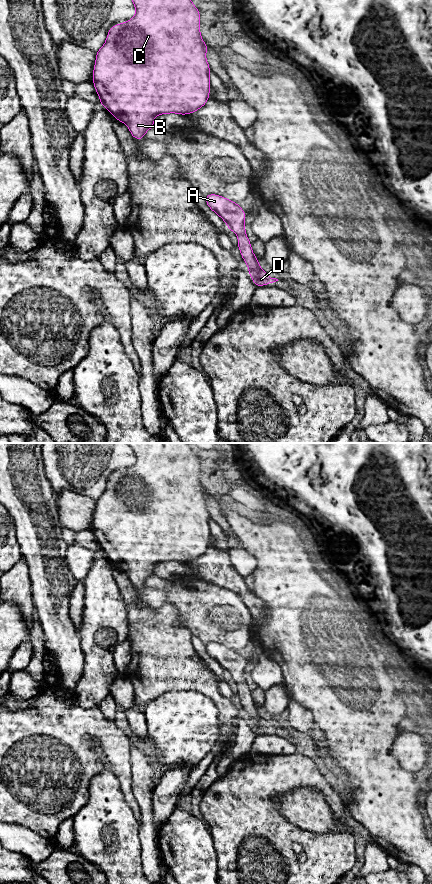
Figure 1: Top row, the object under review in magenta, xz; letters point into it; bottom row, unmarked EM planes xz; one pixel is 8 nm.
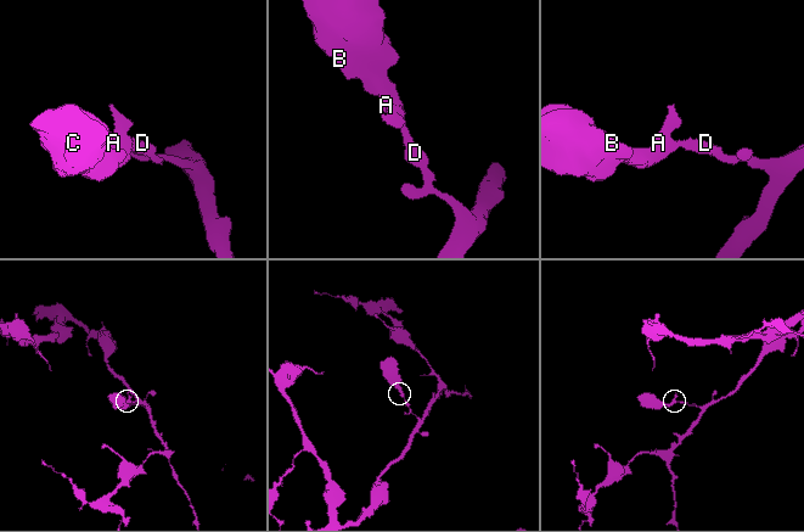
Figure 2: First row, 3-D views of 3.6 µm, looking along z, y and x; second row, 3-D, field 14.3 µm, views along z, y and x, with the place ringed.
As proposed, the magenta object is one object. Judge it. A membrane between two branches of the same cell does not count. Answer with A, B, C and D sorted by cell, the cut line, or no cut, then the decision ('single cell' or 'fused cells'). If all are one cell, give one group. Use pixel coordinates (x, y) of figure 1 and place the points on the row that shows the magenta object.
A B C D; no cut; single cell

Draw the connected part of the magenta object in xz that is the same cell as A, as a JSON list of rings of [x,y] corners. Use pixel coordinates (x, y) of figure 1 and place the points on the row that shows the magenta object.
[[[218,194],[205,195],[205,202],[213,212],[224,220],[228,229],[238,236],[237,246],[239,247],[241,257],[248,266],[247,271],[256,287],[278,281],[278,279],[270,277],[260,267],[259,260],[252,251],[251,242],[245,234],[245,211],[238,203]]]

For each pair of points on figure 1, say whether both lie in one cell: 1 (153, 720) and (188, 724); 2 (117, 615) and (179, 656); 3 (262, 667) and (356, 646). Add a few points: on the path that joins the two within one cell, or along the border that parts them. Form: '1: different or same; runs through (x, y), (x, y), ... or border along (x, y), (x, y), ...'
1: same; runs through (162, 720), (179, 723)
2: different; border along (125, 606), (127, 639)
3: different; border along (263, 651), (280, 668), (282, 681)

